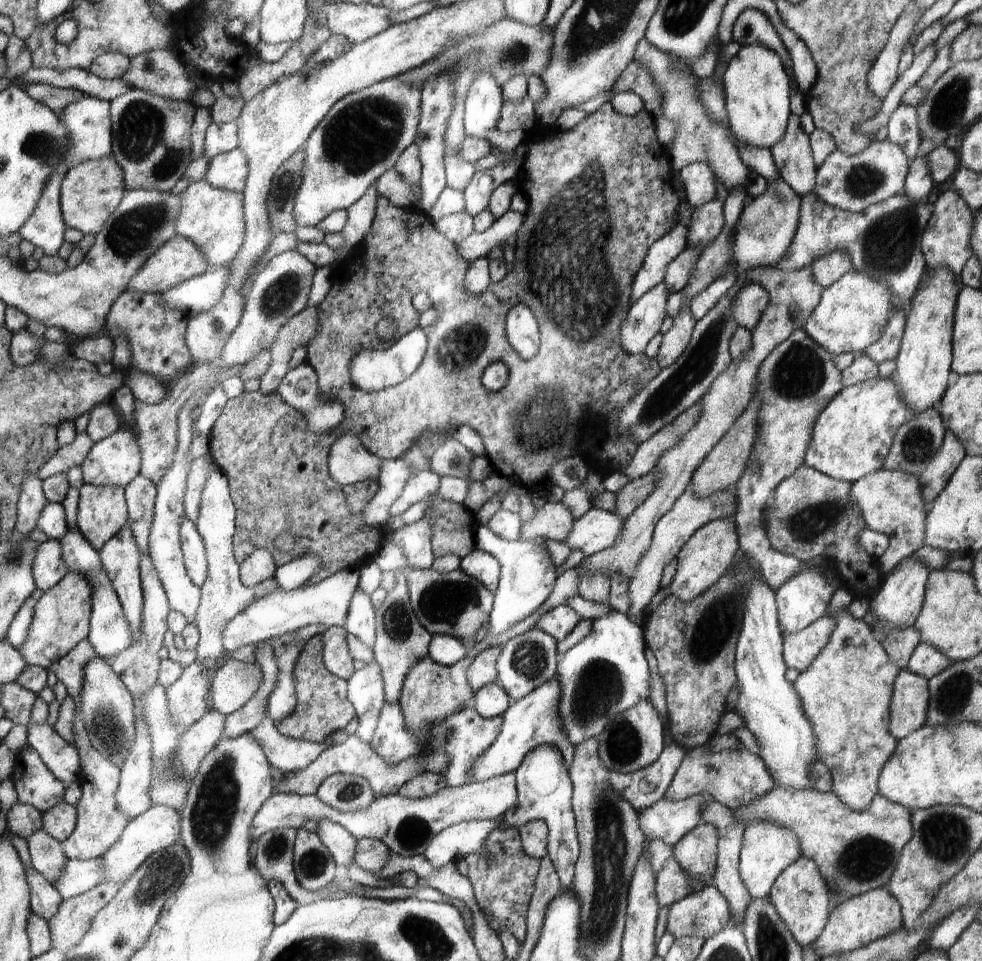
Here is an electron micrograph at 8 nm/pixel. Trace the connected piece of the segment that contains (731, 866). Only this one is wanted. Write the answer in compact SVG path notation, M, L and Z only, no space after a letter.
M708 800L706 808L704 808L704 814L702 814L702 821L708 822L708 824L714 824L716 828L719 829L718 866L715 868L716 876L714 876L712 885L727 897L727 904L731 907L731 923L733 923L734 928L741 929L743 927L747 906L752 900L739 874L739 854L747 823L744 822L744 820L740 820L740 818L734 814L733 810L730 810L730 808L720 804L716 800Z

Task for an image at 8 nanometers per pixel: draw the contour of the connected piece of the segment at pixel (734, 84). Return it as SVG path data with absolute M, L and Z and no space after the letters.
M762 44L741 46L722 78L728 124L732 126L734 136L744 146L752 148L770 149L779 143L787 132L791 116L788 110L790 78L782 68L778 52Z

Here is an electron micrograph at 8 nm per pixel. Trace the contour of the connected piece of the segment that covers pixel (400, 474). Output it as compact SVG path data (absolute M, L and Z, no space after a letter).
M404 458L384 461L377 491L364 511L364 520L370 526L380 526L387 522L390 517L390 507L402 494L408 482L409 472Z

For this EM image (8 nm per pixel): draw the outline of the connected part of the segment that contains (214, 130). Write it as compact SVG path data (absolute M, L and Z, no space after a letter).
M215 120L208 129L205 140L205 152L216 158L236 150L240 146L239 123L218 124Z

